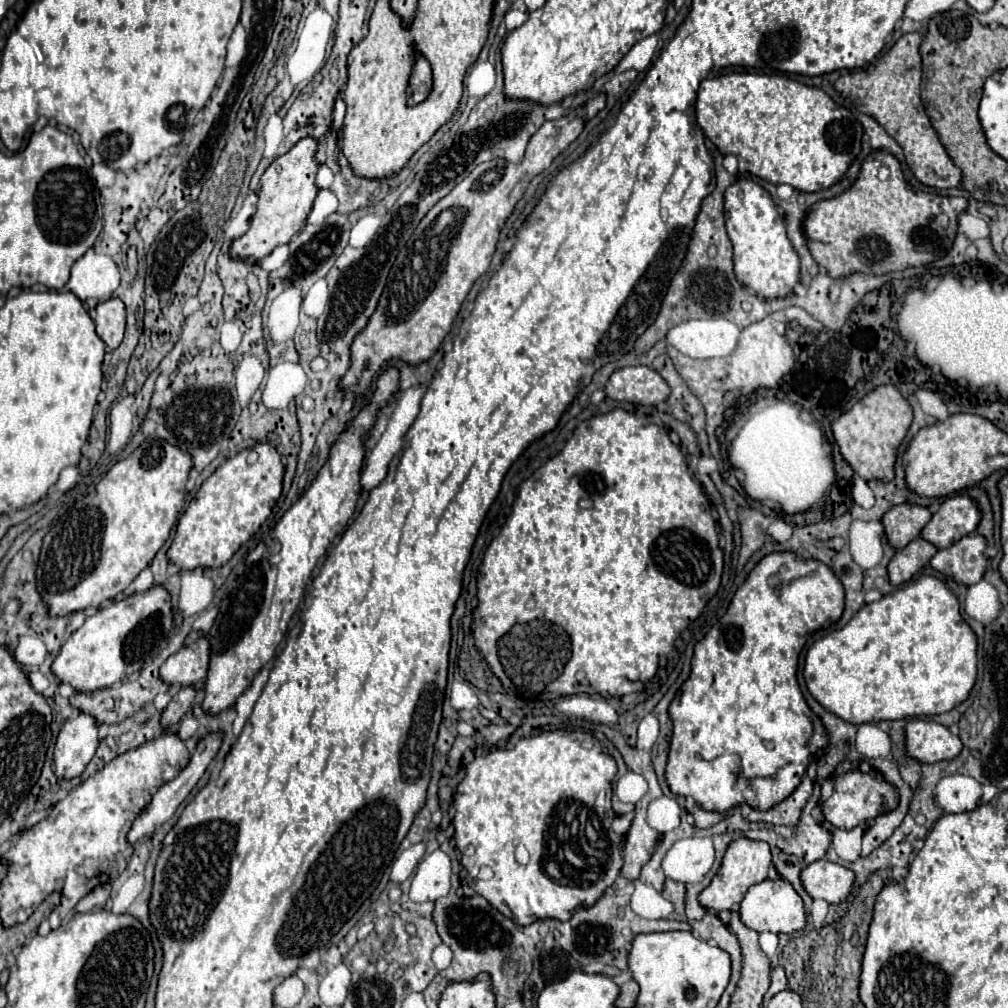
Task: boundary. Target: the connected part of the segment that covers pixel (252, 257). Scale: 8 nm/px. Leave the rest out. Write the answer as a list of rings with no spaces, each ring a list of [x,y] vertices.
[[[306,136],[298,140],[292,150],[278,156],[270,164],[270,168],[264,172],[260,180],[262,188],[258,194],[256,214],[252,216],[250,230],[238,240],[234,240],[230,246],[232,258],[244,258],[250,262],[258,262],[260,258],[268,256],[276,246],[288,244],[290,238],[304,228],[306,218],[312,210],[314,198],[318,194],[316,172],[320,164],[316,160],[316,148],[318,148],[318,140]]]

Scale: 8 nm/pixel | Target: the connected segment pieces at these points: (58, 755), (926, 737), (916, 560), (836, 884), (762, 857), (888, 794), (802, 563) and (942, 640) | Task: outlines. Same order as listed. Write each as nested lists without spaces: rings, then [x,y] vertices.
[[[76,714],[60,728],[54,750],[54,772],[58,778],[74,778],[84,772],[100,744],[96,718],[90,714]]]
[[[910,720],[906,724],[906,748],[918,762],[932,764],[956,758],[962,750],[962,742],[934,720]]]
[[[916,538],[906,548],[896,550],[894,558],[888,564],[890,582],[894,586],[900,586],[900,584],[908,582],[912,576],[916,576],[930,562],[930,558],[936,552],[938,552],[938,548],[924,538]]]
[[[816,860],[802,872],[802,884],[812,898],[822,898],[828,904],[844,902],[854,886],[854,872],[830,860]]]
[[[738,838],[738,840],[730,842],[728,850],[724,854],[724,860],[722,860],[722,868],[712,878],[710,886],[706,890],[702,890],[702,894],[700,894],[700,904],[704,908],[712,908],[716,912],[732,910],[734,906],[738,906],[742,902],[742,898],[750,886],[756,886],[756,884],[768,880],[770,862],[772,862],[772,854],[770,854],[770,846],[766,842],[748,840],[748,838]]]
[[[852,770],[842,776],[836,776],[834,792],[826,802],[822,802],[822,808],[824,808],[824,816],[828,818],[828,822],[846,826],[846,830],[850,830],[858,824],[874,820],[886,812],[892,812],[898,806],[898,800],[900,800],[898,790],[890,782],[882,778],[874,778],[872,774],[864,774],[860,770]]]
[[[774,552],[764,556],[756,568],[748,574],[746,582],[736,590],[726,614],[718,620],[718,624],[696,644],[694,648],[694,658],[692,658],[692,674],[690,678],[684,682],[684,686],[680,688],[680,692],[676,694],[676,698],[670,704],[670,718],[674,722],[674,734],[672,734],[672,742],[670,742],[670,754],[668,754],[668,766],[666,766],[666,780],[668,786],[674,794],[678,796],[692,796],[696,800],[696,804],[708,812],[718,812],[718,814],[726,814],[732,808],[744,804],[742,798],[742,790],[746,784],[750,784],[756,790],[756,800],[754,800],[754,808],[756,810],[768,810],[780,802],[784,802],[794,790],[796,786],[800,786],[808,764],[810,764],[810,750],[808,750],[808,742],[812,738],[812,734],[826,734],[826,728],[822,724],[822,720],[808,708],[802,690],[796,682],[796,668],[798,668],[798,656],[802,652],[802,648],[806,646],[810,634],[814,634],[816,630],[824,630],[834,626],[844,612],[844,586],[840,584],[840,580],[836,580],[834,572],[826,566],[820,564],[818,560],[802,560],[792,552]]]
[[[920,576],[912,584],[878,602],[866,604],[844,628],[816,640],[806,652],[804,680],[810,694],[852,724],[936,716],[962,704],[978,676],[978,640],[960,614],[958,596],[936,576]]]

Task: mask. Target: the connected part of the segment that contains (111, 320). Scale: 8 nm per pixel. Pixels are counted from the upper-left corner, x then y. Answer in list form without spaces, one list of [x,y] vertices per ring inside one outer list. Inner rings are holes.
[[[118,298],[100,302],[94,312],[94,324],[96,324],[98,336],[106,342],[106,346],[110,350],[118,348],[124,336],[124,326],[126,326],[124,302]]]

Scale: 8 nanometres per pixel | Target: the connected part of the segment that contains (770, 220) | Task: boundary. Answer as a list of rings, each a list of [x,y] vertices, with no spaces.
[[[750,178],[736,180],[724,192],[726,230],[734,246],[734,274],[766,300],[786,298],[800,284],[800,258],[786,234],[786,226],[776,222],[778,210],[768,190]]]

